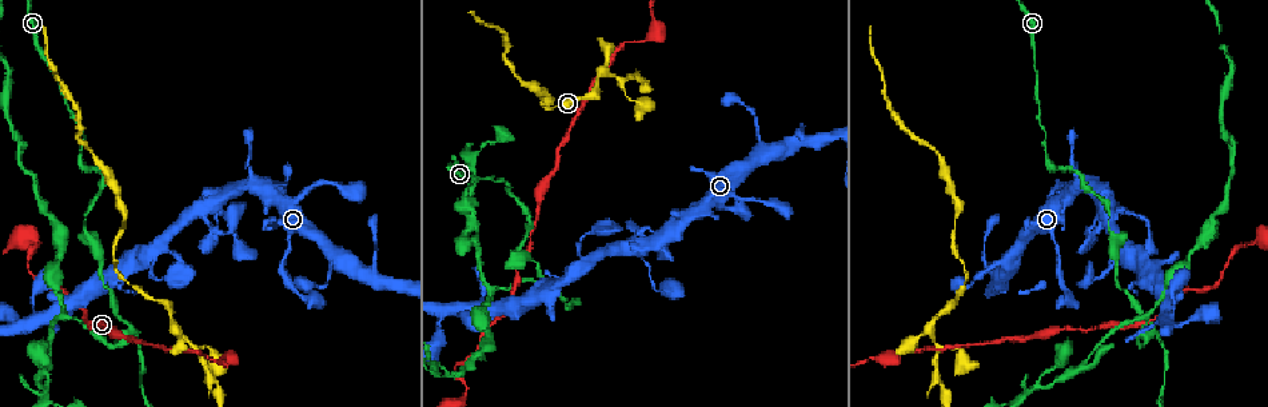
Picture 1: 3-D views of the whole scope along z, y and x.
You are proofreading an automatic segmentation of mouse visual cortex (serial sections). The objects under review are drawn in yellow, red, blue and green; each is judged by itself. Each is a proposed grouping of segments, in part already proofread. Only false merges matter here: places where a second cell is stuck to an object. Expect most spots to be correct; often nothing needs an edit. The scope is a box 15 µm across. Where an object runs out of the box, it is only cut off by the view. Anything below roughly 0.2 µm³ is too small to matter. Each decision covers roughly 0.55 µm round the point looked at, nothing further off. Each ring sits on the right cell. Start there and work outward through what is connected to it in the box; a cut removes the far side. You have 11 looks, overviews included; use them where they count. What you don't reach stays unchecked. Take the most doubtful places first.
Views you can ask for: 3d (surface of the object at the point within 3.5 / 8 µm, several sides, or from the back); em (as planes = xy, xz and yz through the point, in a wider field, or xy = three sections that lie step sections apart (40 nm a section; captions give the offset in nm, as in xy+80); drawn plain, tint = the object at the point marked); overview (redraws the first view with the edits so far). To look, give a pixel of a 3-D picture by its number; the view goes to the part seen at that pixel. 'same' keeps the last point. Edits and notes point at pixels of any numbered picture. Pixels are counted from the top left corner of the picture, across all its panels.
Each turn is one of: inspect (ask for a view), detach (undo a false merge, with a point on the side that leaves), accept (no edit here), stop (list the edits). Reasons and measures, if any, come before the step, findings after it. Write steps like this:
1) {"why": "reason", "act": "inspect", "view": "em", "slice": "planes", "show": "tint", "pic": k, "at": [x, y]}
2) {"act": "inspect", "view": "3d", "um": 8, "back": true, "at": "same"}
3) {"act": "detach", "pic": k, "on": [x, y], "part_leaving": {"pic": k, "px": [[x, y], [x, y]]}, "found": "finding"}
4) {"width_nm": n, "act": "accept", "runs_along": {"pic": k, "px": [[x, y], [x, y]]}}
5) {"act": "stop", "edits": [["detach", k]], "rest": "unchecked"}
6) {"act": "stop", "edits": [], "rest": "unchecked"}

{"why": "thin neck", "act": "inspect", "view": "3d", "um": 3.5, "pic": 1, "at": [129, 327]}

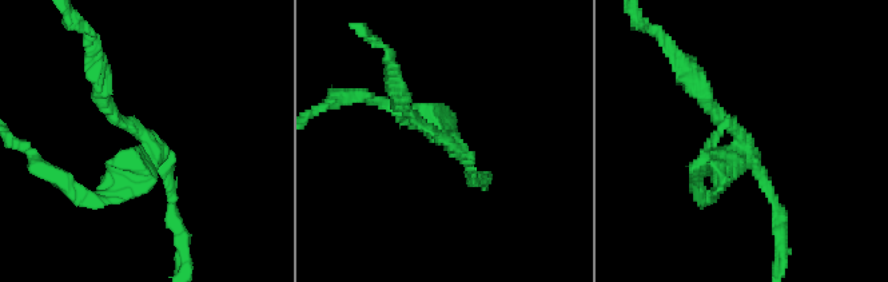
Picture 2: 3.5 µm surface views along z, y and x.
{"arms": 3, "arm_widths_nm": [100, 150, 200], "why": "need the tissue", "act": "inspect", "view": "em", "slice": "xy", "step": 2, "show": "tint", "pic": 2, "at": [741, 148]}

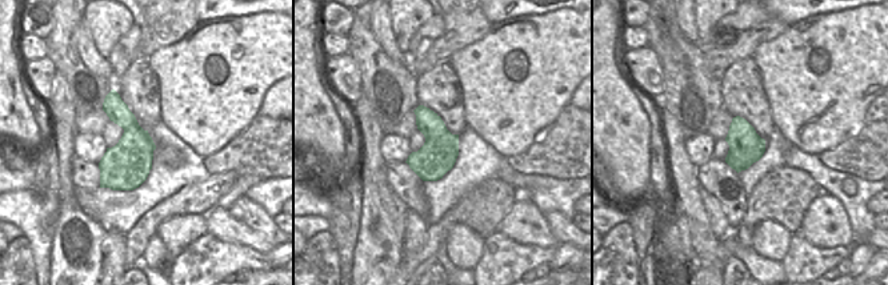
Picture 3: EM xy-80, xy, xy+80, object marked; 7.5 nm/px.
{"act": "detach", "pic": 2, "on": [112, 179], "part_leaving": {"pic": 2, "px": [[147, 159], [102, 199], [52, 171]]}, "found": "a second cell is stuck on"}

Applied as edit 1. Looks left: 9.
{"why": "see it whole again", "act": "inspect", "view": "overview"}

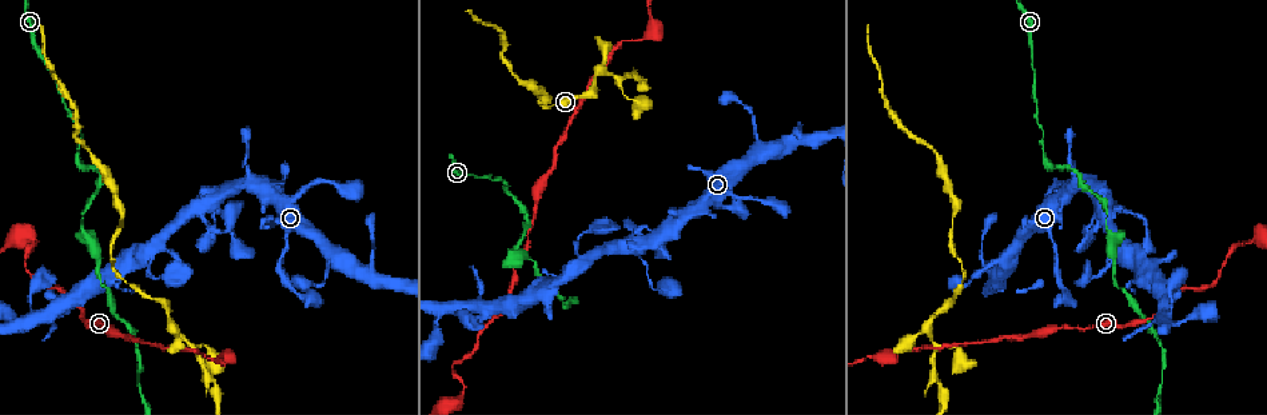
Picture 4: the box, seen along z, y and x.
{"why": "three arms meet", "act": "inspect", "view": "3d", "um": 3.5, "pic": 4, "at": [618, 80]}

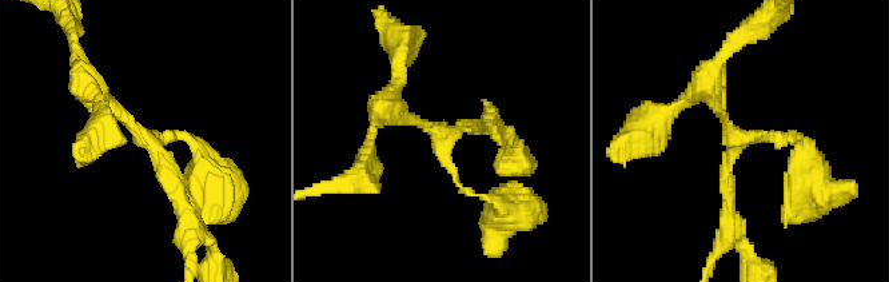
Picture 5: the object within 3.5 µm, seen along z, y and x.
{"arms": 3, "arm_widths_nm": [150, 200, 300], "act": "inspect", "view": "em", "slice": "xy", "step": 2, "show": "tint", "pic": 5, "at": [732, 139]}

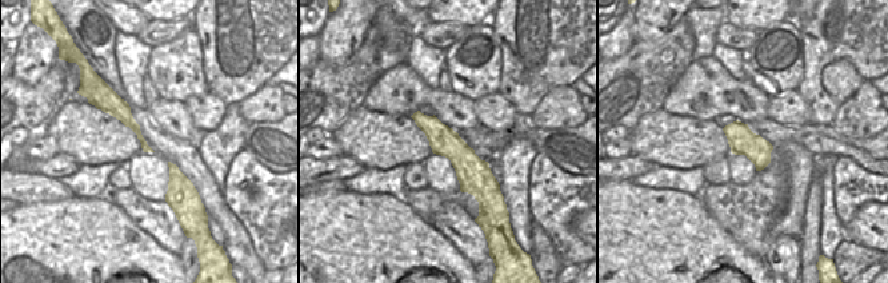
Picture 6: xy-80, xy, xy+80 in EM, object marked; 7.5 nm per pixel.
{"act": "accept", "found": "continuous, no second cell"}

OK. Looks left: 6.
{"why": "sharp bend", "act": "inspect", "view": "3d", "um": 3.5, "back": true, "pic": 4, "at": [871, 357]}

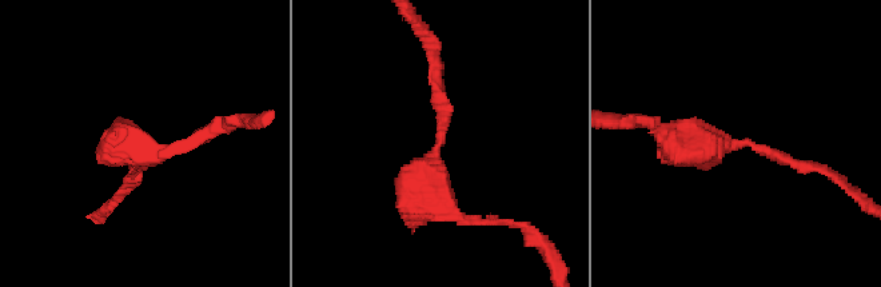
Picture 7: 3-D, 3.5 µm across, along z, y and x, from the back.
{"act": "inspect", "view": "em", "slice": "planes", "show": "tint", "pic": 7, "at": [752, 145]}

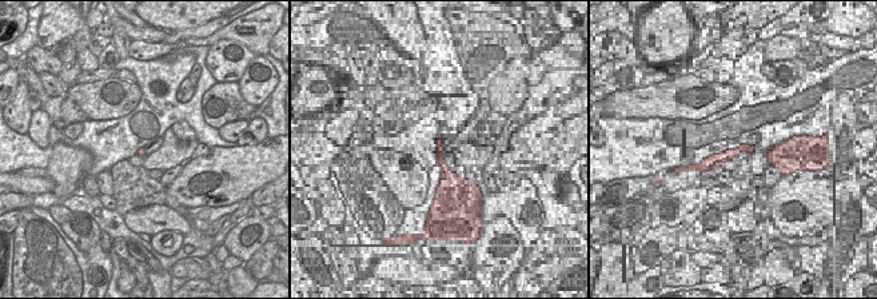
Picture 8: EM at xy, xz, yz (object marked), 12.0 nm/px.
{"act": "accept", "runs_along": {"pic": 7, "px": [[674, 152], [753, 144], [812, 168]]}, "found": "continuous, no second cell"}

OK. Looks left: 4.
{"why": "thick turns thin", "act": "inspect", "view": "3d", "um": 3.5, "pic": 4, "at": [164, 279]}

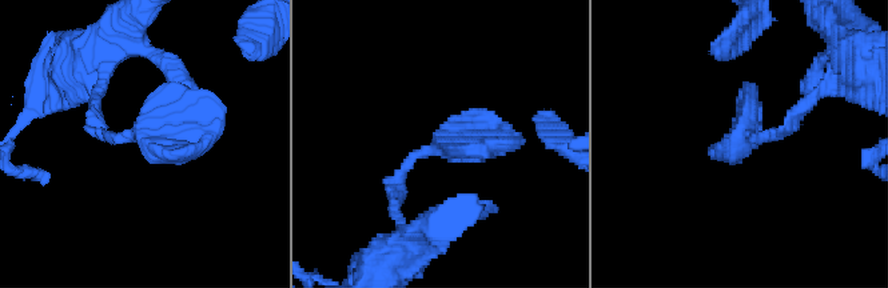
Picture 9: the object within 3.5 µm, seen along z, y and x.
{"why": "shape alone is not enough", "act": "inspect", "view": "em", "slice": "xy", "step": 5, "show": "tint", "pic": 9, "at": [753, 137]}

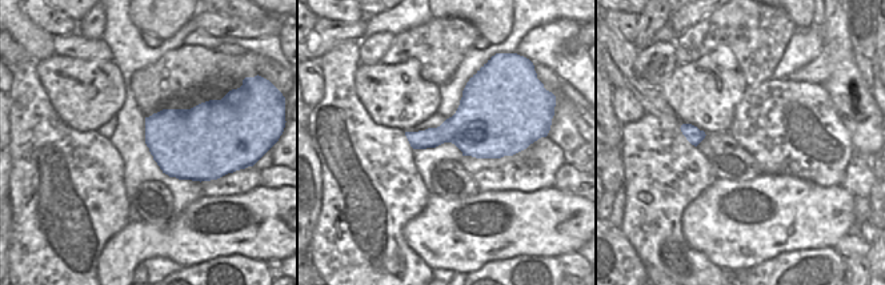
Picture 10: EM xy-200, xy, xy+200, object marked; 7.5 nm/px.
{"width_nm": 420, "act": "accept", "runs_along": {"pic": 9, "px": [[395, 208], [399, 171], [419, 154], [514, 144]]}, "found": "one cell here"}

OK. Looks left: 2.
{"act": "stop", "edits": [["detach", 2]], "rest": "unchecked"}

